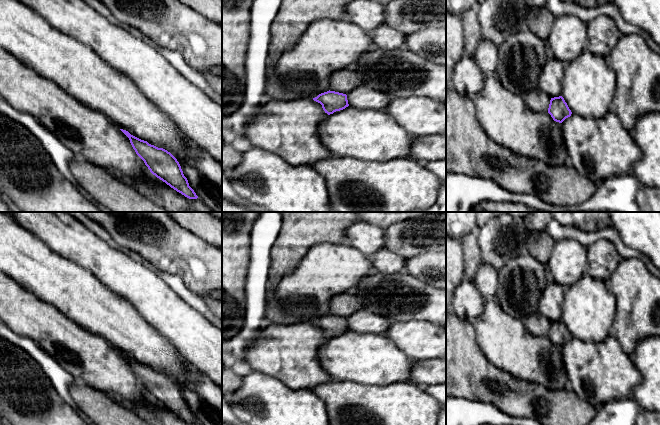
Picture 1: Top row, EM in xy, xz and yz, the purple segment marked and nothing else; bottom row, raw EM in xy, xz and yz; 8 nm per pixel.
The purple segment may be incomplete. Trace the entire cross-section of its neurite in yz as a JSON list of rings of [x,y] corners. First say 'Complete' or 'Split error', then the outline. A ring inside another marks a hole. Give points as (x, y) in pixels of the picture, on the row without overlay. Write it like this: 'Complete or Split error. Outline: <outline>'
Complete. Outline: [[[562,320],[551,322],[548,337],[554,345],[562,347],[572,336]]]

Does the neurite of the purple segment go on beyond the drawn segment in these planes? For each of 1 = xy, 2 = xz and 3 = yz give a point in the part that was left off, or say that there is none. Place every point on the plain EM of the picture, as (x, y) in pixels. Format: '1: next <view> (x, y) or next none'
1: next none
2: next none
3: next none

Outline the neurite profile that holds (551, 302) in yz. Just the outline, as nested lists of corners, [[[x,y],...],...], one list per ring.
[[[548,281],[540,298],[539,313],[550,322],[559,321],[562,317],[564,287],[556,281]]]

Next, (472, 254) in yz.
[[[475,230],[462,239],[465,271],[463,280],[472,281],[477,274],[477,270],[482,262],[481,250],[478,242],[478,230]]]

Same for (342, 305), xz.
[[[348,293],[334,296],[329,303],[330,315],[343,318],[363,309],[363,303],[356,296]]]

